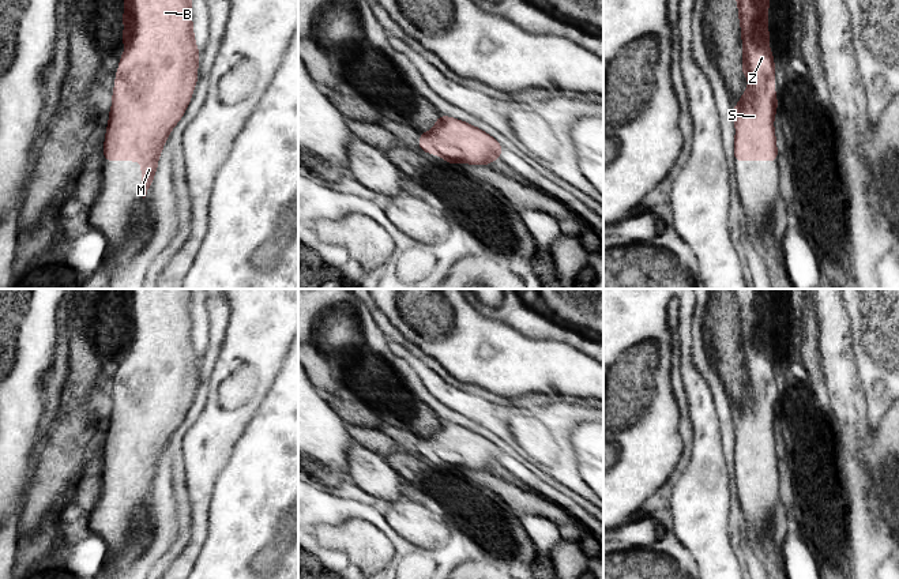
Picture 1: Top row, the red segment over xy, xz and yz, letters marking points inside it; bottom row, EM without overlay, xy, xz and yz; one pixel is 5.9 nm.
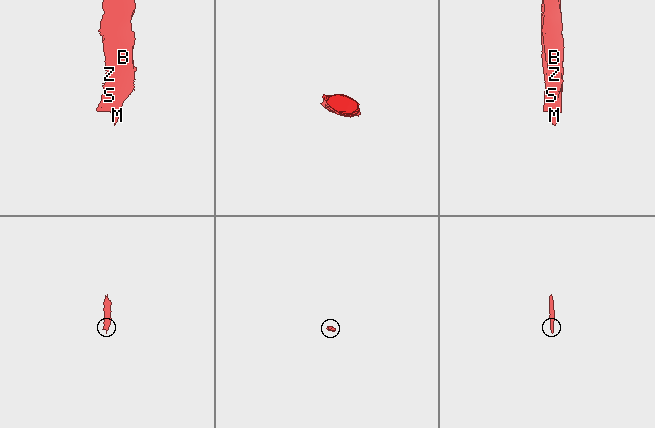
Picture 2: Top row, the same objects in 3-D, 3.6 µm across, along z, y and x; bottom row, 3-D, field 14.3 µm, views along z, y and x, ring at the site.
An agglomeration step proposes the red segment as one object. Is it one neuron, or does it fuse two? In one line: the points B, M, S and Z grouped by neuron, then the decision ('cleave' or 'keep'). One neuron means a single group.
groups B M S Z; keep

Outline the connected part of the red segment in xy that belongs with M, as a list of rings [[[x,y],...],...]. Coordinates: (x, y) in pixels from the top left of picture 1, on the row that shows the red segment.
[[[125,0],[123,22],[127,52],[120,56],[117,68],[104,159],[140,161],[144,199],[168,135],[191,101],[200,54],[193,37],[191,0]]]

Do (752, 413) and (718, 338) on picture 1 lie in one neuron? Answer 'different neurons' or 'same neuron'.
different neurons

